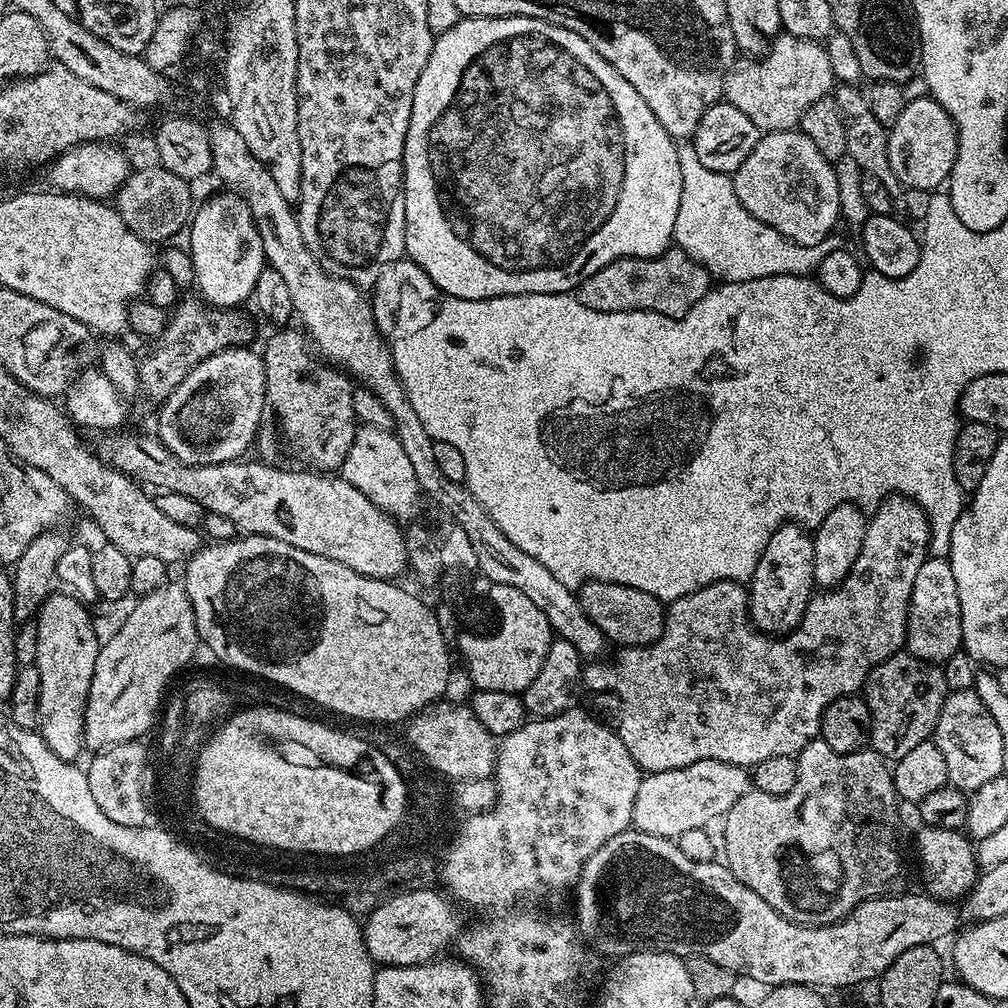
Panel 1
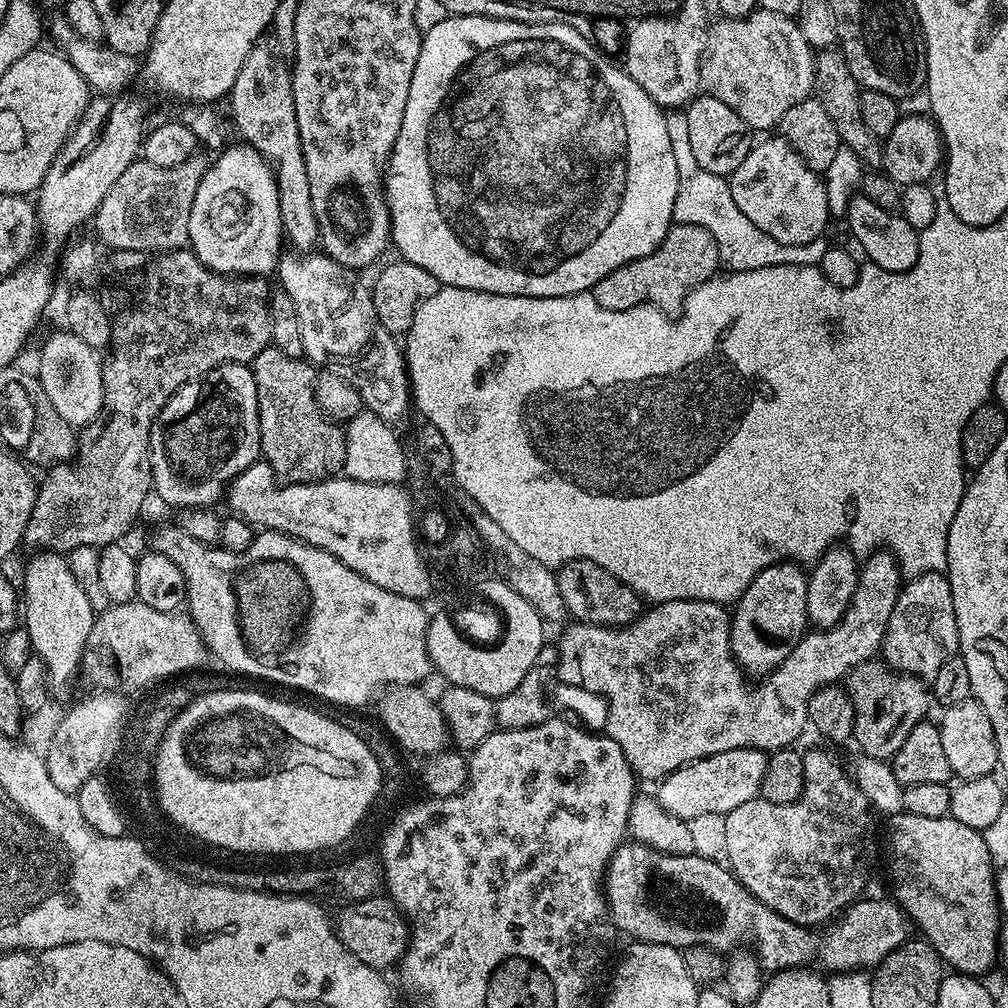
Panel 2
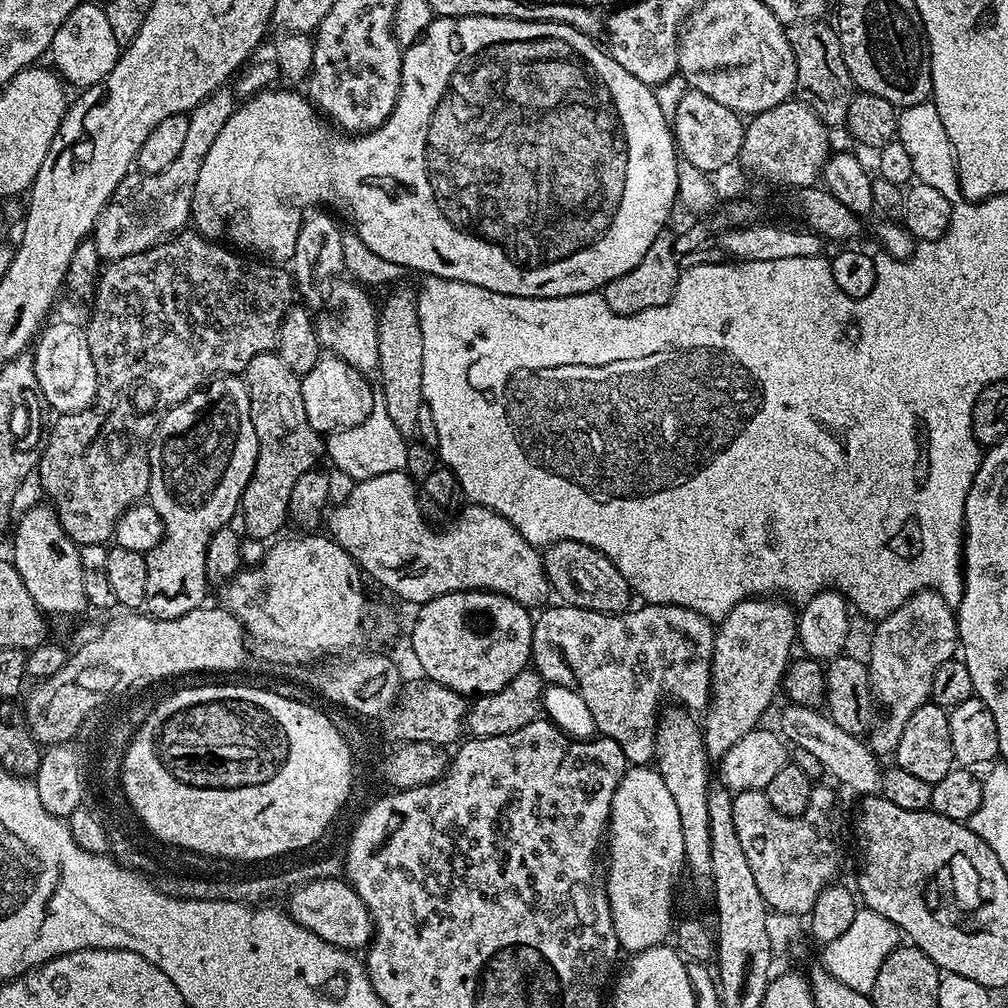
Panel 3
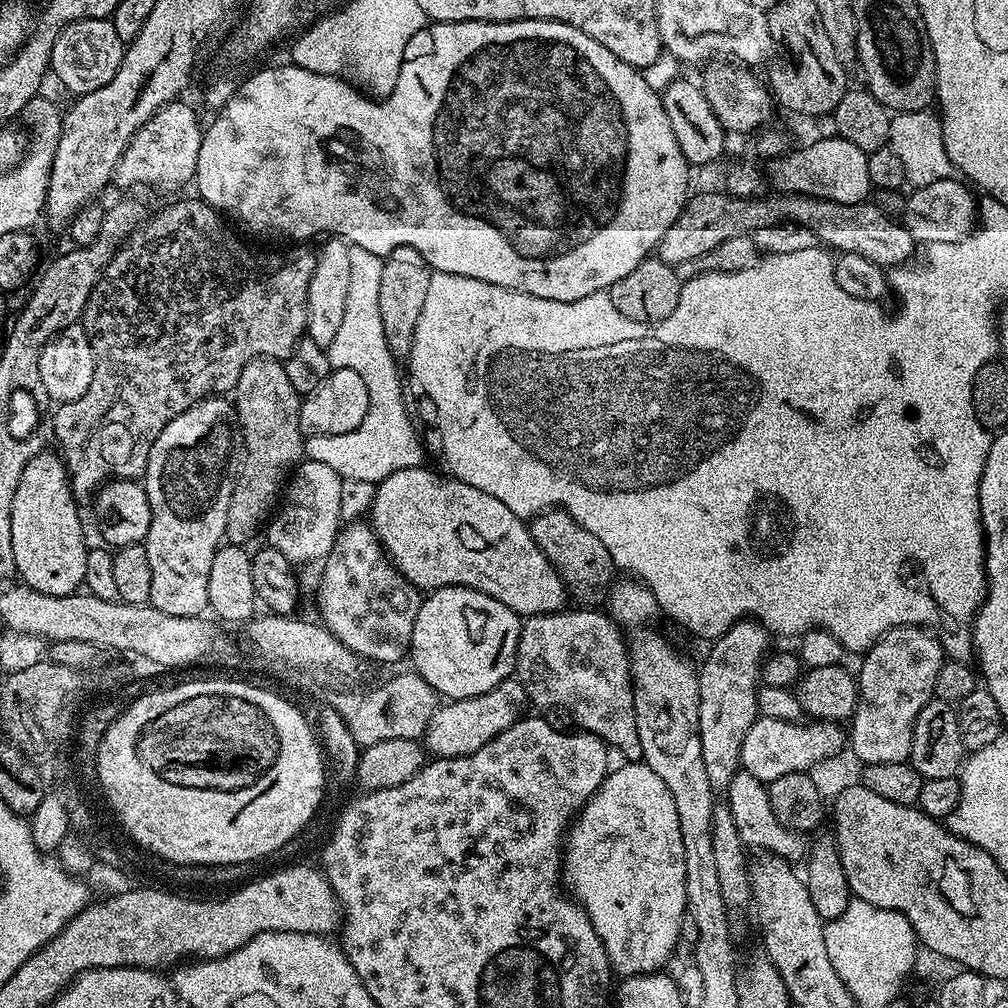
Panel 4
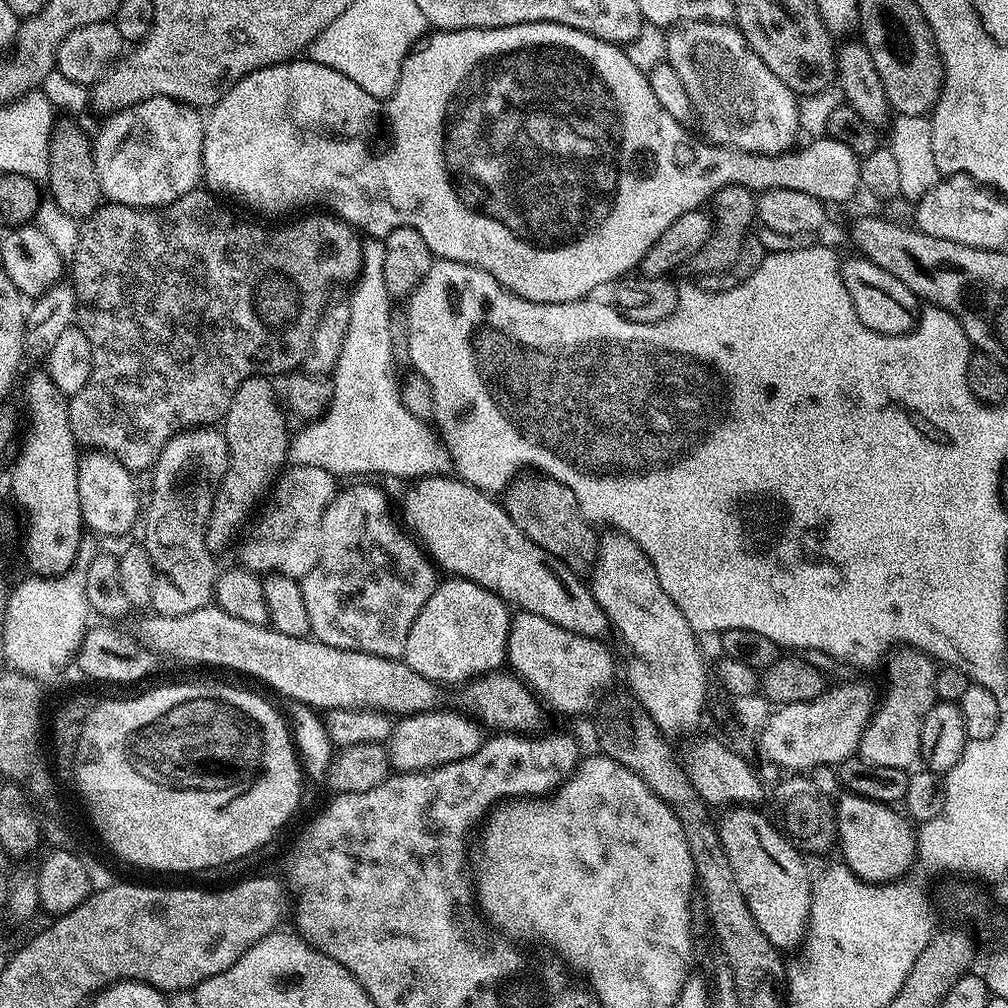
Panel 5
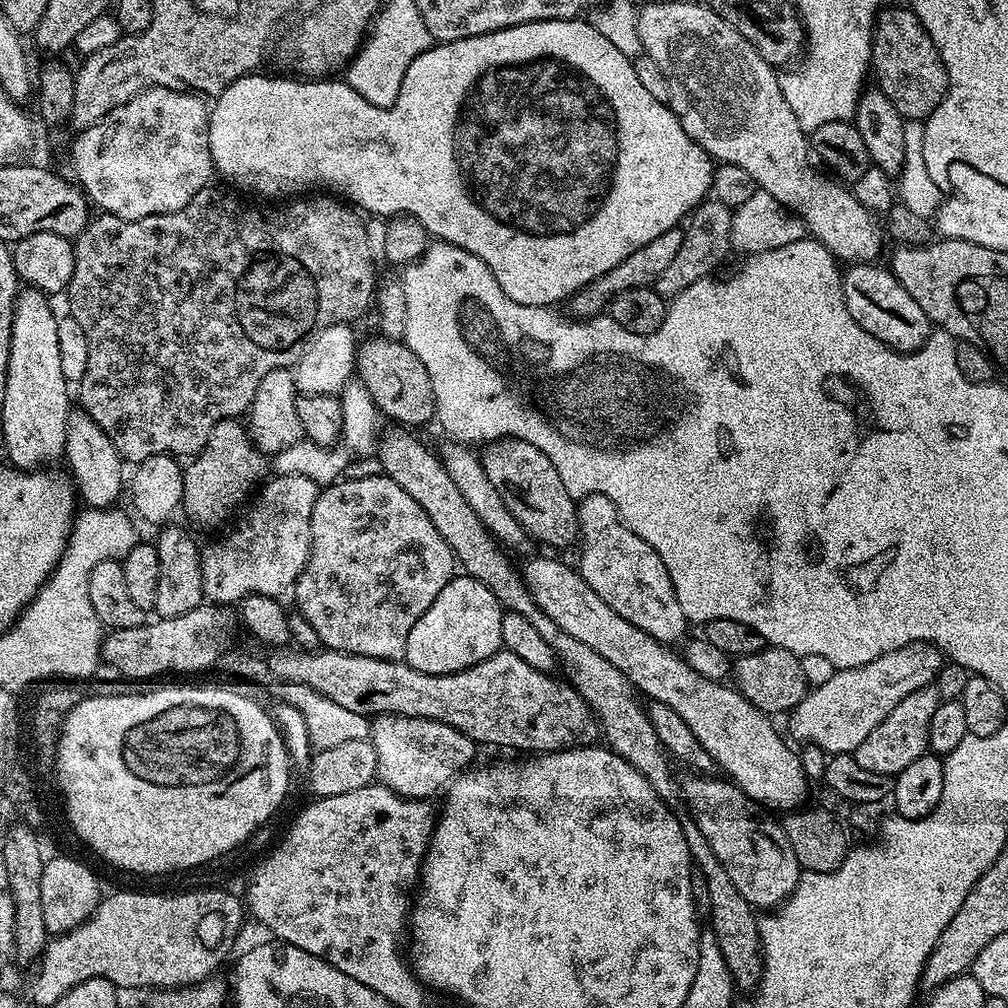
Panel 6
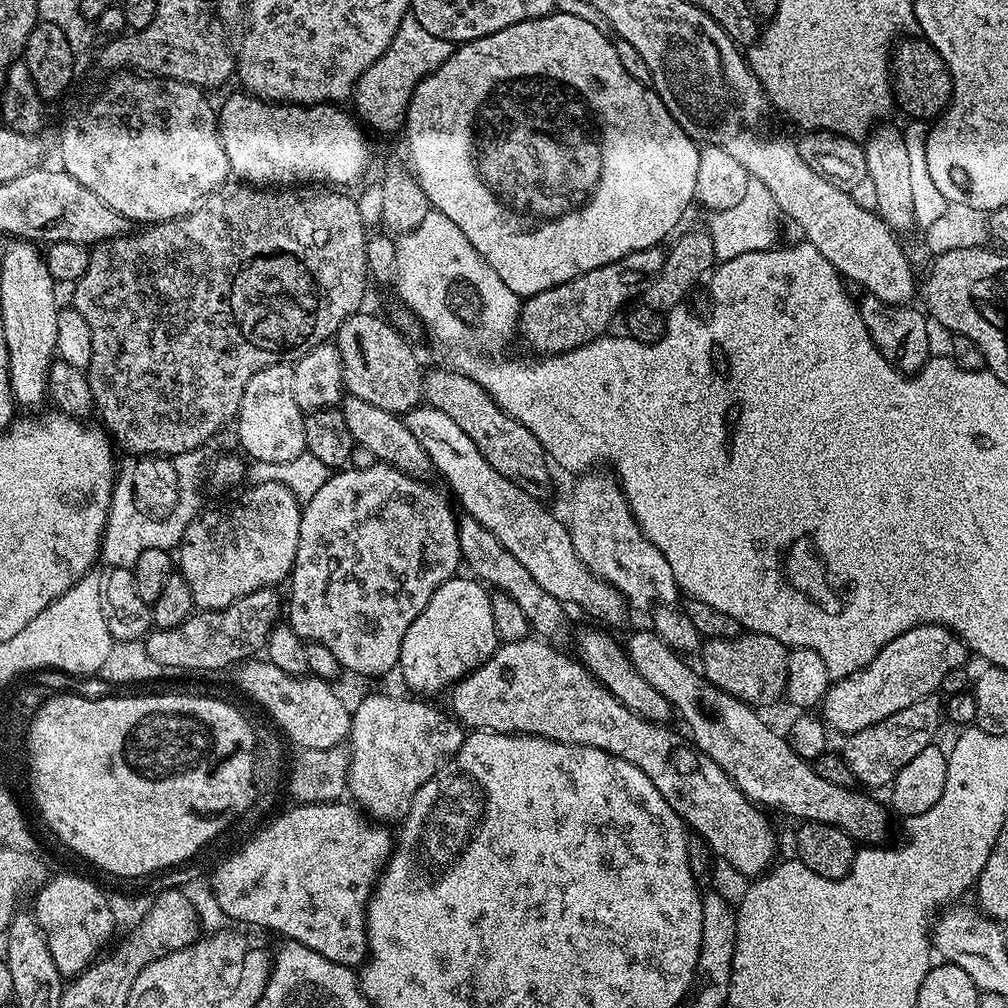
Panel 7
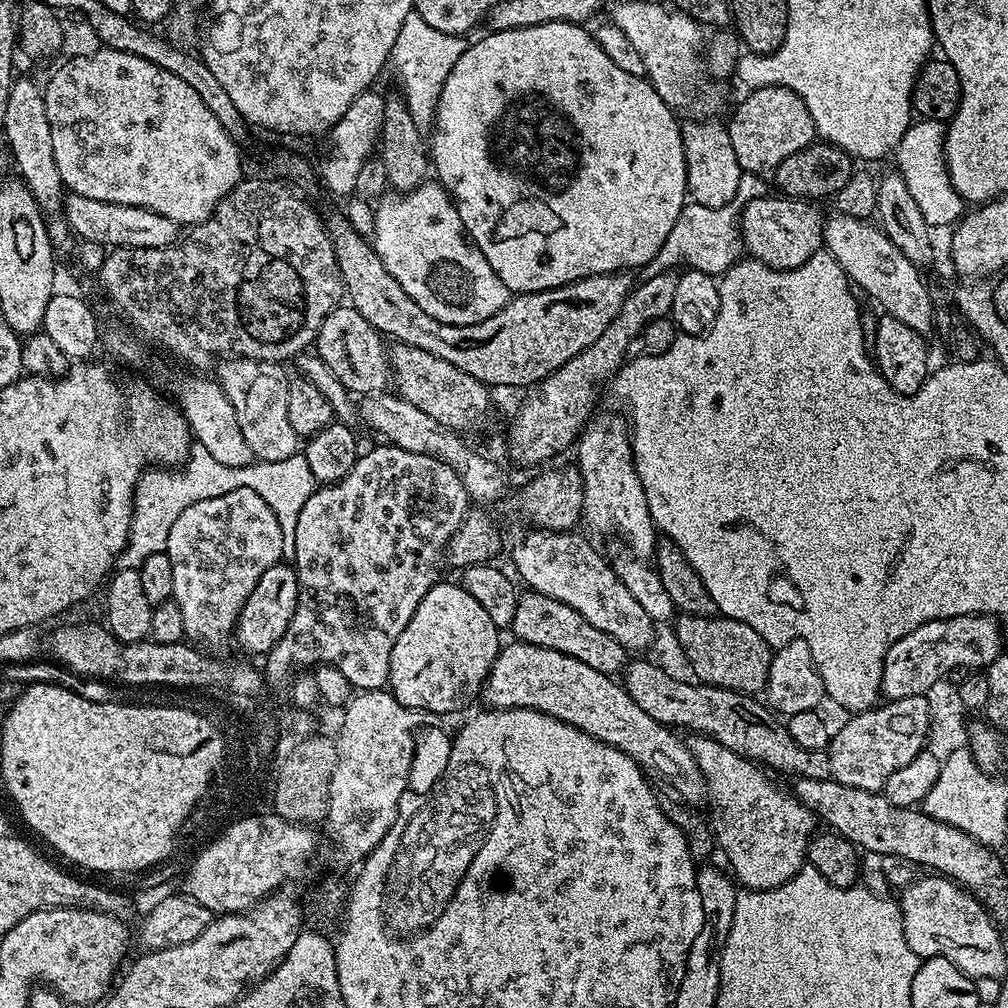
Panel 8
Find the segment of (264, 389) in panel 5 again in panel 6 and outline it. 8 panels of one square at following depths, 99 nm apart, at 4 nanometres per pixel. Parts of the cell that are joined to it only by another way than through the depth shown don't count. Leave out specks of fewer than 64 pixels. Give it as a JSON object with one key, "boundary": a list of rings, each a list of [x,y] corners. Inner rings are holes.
{"boundary":[[[236,418],[218,422],[218,426],[210,430],[206,446],[189,459],[183,469],[183,515],[188,515],[194,523],[204,528],[218,527],[236,507],[239,509],[265,479],[264,471],[269,471],[270,464],[265,454],[253,444],[249,429],[240,422]]]}

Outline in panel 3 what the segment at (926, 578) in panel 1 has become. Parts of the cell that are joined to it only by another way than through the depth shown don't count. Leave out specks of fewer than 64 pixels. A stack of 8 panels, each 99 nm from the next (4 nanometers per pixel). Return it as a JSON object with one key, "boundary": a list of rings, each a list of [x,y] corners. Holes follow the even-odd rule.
{"boundary":[[[925,590],[914,594],[902,606],[895,608],[889,616],[883,617],[875,625],[876,633],[872,636],[872,645],[868,648],[866,663],[868,665],[868,687],[872,689],[872,699],[884,707],[884,717],[867,733],[866,743],[877,757],[895,753],[898,738],[902,738],[902,729],[906,721],[918,706],[929,703],[930,682],[934,682],[934,670],[942,662],[953,659],[958,652],[958,633],[956,631],[956,614],[953,605],[946,603],[938,593]]]}

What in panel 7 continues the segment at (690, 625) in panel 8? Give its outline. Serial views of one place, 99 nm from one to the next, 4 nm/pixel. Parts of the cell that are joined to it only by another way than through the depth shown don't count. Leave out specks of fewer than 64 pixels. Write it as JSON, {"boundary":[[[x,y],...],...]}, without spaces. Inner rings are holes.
{"boundary":[[[741,634],[734,638],[704,640],[698,659],[702,674],[711,684],[718,686],[726,694],[738,698],[743,704],[751,704],[753,708],[760,710],[763,709],[763,704],[772,704],[776,699],[784,696],[788,654],[789,649],[782,642],[778,642],[778,638],[770,638],[766,634]]]}

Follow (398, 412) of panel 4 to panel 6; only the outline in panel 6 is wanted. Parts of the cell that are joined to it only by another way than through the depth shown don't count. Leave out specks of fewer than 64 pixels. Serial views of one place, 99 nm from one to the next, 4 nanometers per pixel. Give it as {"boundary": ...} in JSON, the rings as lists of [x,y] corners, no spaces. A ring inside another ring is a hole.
{"boundary":[[[349,382],[339,398],[342,406],[342,434],[339,445],[323,448],[313,440],[303,438],[271,457],[270,468],[275,475],[301,476],[310,478],[318,486],[327,486],[335,484],[345,475],[344,467],[351,462],[352,456],[368,456],[371,452],[373,455],[377,451],[378,437],[382,432],[382,413],[366,390],[366,386],[359,382]]]}

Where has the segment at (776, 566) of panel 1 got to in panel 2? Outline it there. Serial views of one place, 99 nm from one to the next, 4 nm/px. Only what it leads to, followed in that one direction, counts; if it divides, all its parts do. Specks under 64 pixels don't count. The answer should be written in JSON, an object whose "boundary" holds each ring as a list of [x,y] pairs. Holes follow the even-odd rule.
{"boundary":[[[795,562],[771,564],[757,574],[754,582],[746,586],[740,599],[736,601],[730,616],[730,646],[732,657],[749,677],[767,676],[790,655],[805,632],[809,631],[807,582],[805,569]]]}

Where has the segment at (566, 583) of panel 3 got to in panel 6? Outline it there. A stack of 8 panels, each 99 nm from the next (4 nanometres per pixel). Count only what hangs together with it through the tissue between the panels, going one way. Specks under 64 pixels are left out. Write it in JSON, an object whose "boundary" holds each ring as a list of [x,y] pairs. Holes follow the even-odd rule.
{"boundary":[[[511,438],[493,440],[483,445],[482,463],[486,478],[494,482],[502,502],[529,537],[534,536],[552,548],[568,548],[577,543],[580,535],[577,501],[566,490],[562,478],[558,478],[554,462],[538,446]]]}

